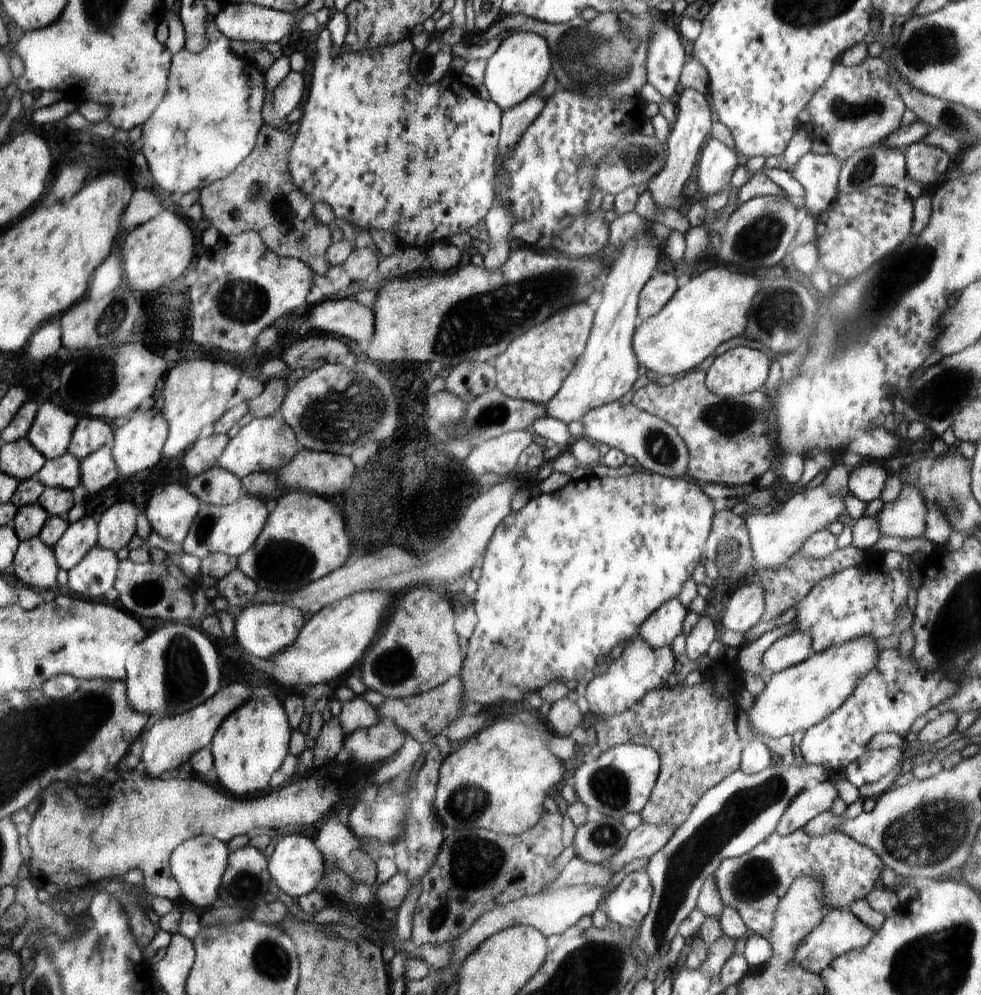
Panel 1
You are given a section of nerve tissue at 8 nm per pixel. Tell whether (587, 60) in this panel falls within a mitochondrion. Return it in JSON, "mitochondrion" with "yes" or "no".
{"mitochondrion":"yes"}

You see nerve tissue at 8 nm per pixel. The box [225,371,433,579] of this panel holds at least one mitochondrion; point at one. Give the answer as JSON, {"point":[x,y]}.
{"point":[338,416]}

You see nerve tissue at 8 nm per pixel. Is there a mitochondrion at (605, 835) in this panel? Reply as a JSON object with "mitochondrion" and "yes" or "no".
{"mitochondrion":"yes"}

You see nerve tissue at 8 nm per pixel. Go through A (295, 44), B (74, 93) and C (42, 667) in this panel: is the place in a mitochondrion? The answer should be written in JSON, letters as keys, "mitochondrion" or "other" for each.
{"A":"other","B":"other","C":"other"}

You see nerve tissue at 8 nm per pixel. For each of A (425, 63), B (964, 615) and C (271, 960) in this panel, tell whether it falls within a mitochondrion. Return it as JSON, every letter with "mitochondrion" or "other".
{"A":"other","B":"mitochondrion","C":"mitochondrion"}

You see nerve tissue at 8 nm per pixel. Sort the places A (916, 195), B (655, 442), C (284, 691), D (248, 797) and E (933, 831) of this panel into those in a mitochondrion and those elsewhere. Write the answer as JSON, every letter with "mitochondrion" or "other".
{"A":"other","B":"mitochondrion","C":"other","D":"other","E":"mitochondrion"}

